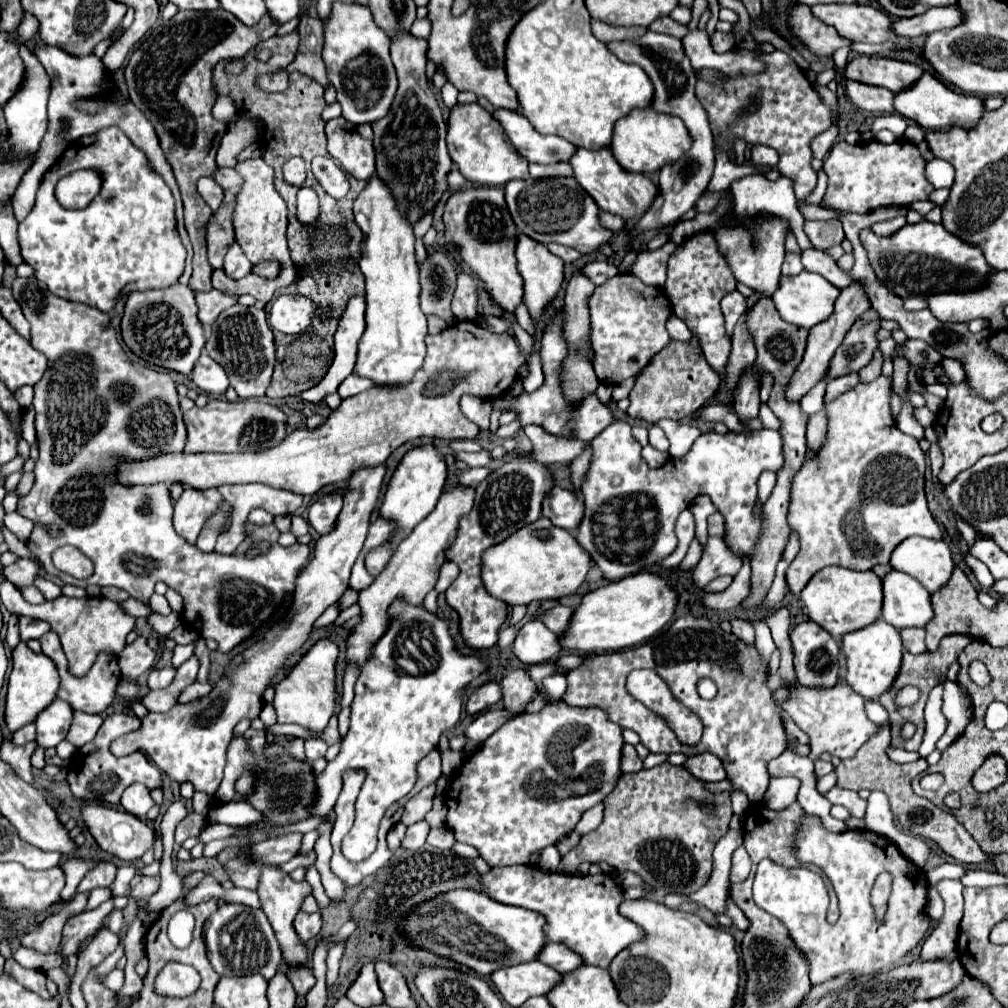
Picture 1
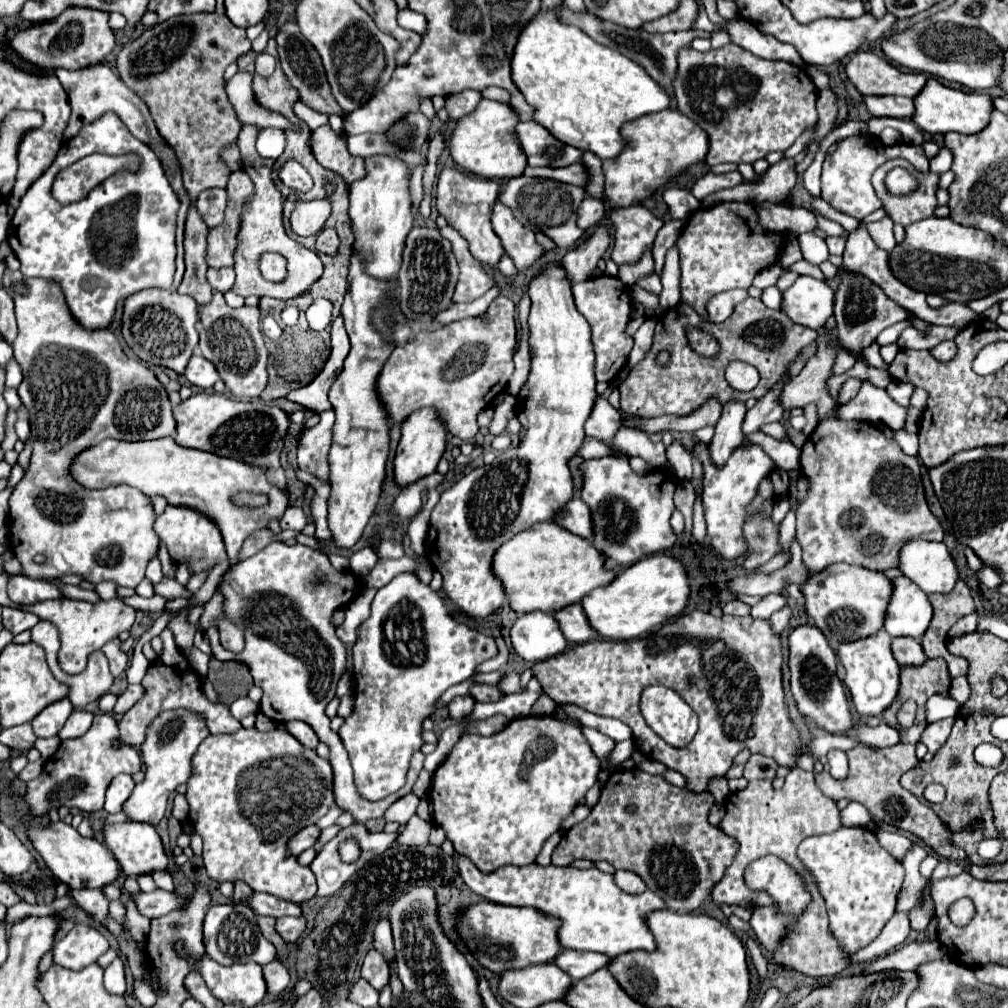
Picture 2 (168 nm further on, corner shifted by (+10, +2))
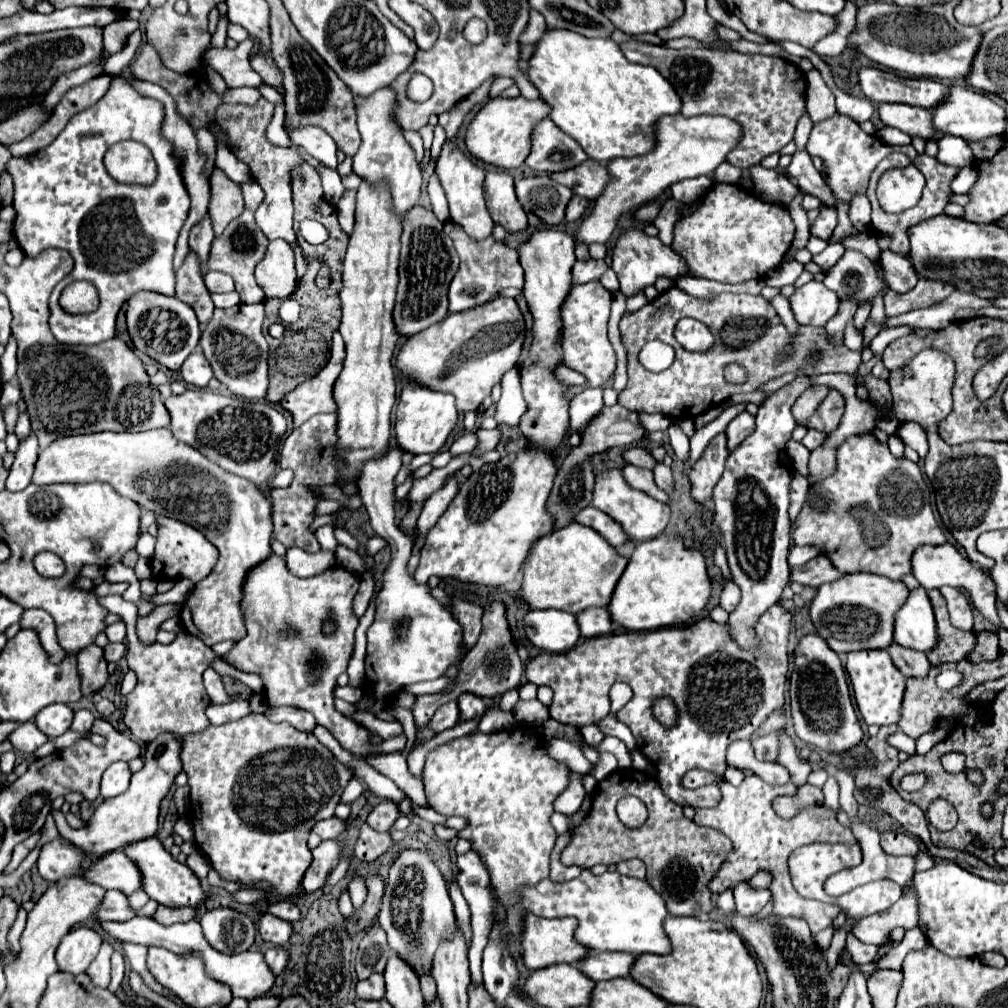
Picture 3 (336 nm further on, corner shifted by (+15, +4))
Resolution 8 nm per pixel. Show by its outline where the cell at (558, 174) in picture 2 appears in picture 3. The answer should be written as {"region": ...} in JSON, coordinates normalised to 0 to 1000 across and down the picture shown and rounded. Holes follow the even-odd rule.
{"region":[[[580,159],[580,163],[574,163],[564,171],[545,173],[545,175],[553,179],[553,183],[561,183],[568,192],[582,198],[592,198],[592,194],[596,194],[596,190],[606,179],[602,165],[590,159]]]}

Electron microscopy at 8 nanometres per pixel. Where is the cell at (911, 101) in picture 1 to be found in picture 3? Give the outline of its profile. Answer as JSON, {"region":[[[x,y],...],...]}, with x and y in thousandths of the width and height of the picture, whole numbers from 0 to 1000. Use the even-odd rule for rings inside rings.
{"region":[[[945,85],[941,103],[934,103],[934,107],[926,109],[926,123],[932,131],[955,135],[957,139],[963,139],[963,141],[971,141],[971,139],[985,137],[985,135],[995,137],[997,135],[997,121],[999,121],[999,113],[991,103],[981,99],[977,93],[965,91],[955,85]]]}

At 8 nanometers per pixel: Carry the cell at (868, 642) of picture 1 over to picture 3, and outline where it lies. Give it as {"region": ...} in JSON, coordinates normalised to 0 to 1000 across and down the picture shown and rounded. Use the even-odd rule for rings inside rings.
{"region":[[[844,647],[840,649],[840,667],[846,679],[848,694],[858,718],[890,718],[894,712],[894,696],[898,687],[898,673],[884,657],[880,647]]]}

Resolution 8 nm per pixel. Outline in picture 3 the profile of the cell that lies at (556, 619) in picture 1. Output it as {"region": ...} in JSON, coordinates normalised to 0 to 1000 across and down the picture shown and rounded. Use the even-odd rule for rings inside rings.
{"region":[[[584,603],[576,607],[574,611],[576,617],[576,629],[578,633],[588,633],[588,631],[598,631],[608,627],[610,619],[606,615],[606,609],[602,603]]]}

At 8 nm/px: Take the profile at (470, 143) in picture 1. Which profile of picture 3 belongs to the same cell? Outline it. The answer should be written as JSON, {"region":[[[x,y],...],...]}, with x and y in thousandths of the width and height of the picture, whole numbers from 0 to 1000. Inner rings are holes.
{"region":[[[519,95],[489,97],[489,99],[485,99],[485,103],[481,103],[475,109],[475,113],[465,123],[463,133],[461,133],[461,143],[471,157],[485,161],[489,165],[501,167],[501,169],[511,169],[525,155],[529,127],[535,123],[535,119],[545,115],[545,111],[547,111],[545,107],[547,105],[539,97],[533,97],[533,99],[523,99]]]}

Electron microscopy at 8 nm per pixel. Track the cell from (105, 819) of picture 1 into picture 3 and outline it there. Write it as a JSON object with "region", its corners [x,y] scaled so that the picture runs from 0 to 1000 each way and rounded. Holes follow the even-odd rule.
{"region":[[[152,829],[148,833],[140,833],[136,837],[130,837],[128,841],[124,841],[124,845],[128,849],[132,849],[132,853],[136,853],[136,859],[140,861],[140,865],[144,865],[144,885],[156,893],[162,899],[168,901],[180,901],[180,899],[188,899],[188,901],[197,901],[199,897],[205,895],[207,885],[201,881],[199,873],[193,869],[193,865],[186,859],[176,855],[164,841],[162,837]]]}

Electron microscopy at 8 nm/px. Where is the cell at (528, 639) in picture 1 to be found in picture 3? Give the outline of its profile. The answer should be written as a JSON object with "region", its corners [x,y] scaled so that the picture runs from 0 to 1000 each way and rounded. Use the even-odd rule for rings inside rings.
{"region":[[[527,605],[521,611],[521,627],[527,639],[541,647],[561,647],[576,633],[572,611],[557,605]]]}

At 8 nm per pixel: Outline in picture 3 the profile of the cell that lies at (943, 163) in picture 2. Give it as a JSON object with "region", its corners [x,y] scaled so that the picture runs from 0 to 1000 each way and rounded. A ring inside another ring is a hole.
{"region":[[[938,133],[936,137],[932,137],[930,159],[934,159],[936,163],[949,163],[951,167],[955,167],[955,165],[963,165],[967,157],[965,157],[965,149],[957,137]]]}

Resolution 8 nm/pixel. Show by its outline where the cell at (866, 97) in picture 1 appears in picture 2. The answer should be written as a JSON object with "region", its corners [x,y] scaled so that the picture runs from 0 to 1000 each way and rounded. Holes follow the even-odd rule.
{"region":[[[855,95],[863,113],[869,117],[903,117],[905,97],[897,95]]]}

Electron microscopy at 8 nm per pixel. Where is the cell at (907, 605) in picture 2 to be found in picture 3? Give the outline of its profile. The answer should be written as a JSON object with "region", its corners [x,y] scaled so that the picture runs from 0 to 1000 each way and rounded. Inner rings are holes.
{"region":[[[916,583],[904,585],[902,595],[890,607],[888,637],[898,643],[912,645],[912,647],[922,647],[930,641],[932,637],[930,617],[928,617],[922,591]]]}

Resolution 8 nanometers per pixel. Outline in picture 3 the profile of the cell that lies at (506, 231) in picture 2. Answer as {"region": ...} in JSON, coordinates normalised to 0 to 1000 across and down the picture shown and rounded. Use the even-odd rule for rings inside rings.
{"region":[[[483,171],[479,187],[483,208],[489,220],[499,222],[503,230],[515,230],[523,226],[523,214],[513,200],[509,175],[505,171]]]}

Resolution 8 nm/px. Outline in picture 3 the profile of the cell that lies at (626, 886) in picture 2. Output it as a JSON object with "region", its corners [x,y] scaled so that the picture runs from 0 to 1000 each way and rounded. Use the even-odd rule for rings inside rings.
{"region":[[[622,853],[622,855],[616,855],[612,859],[612,863],[616,867],[622,867],[622,869],[628,869],[628,871],[640,871],[640,857],[636,853]]]}

